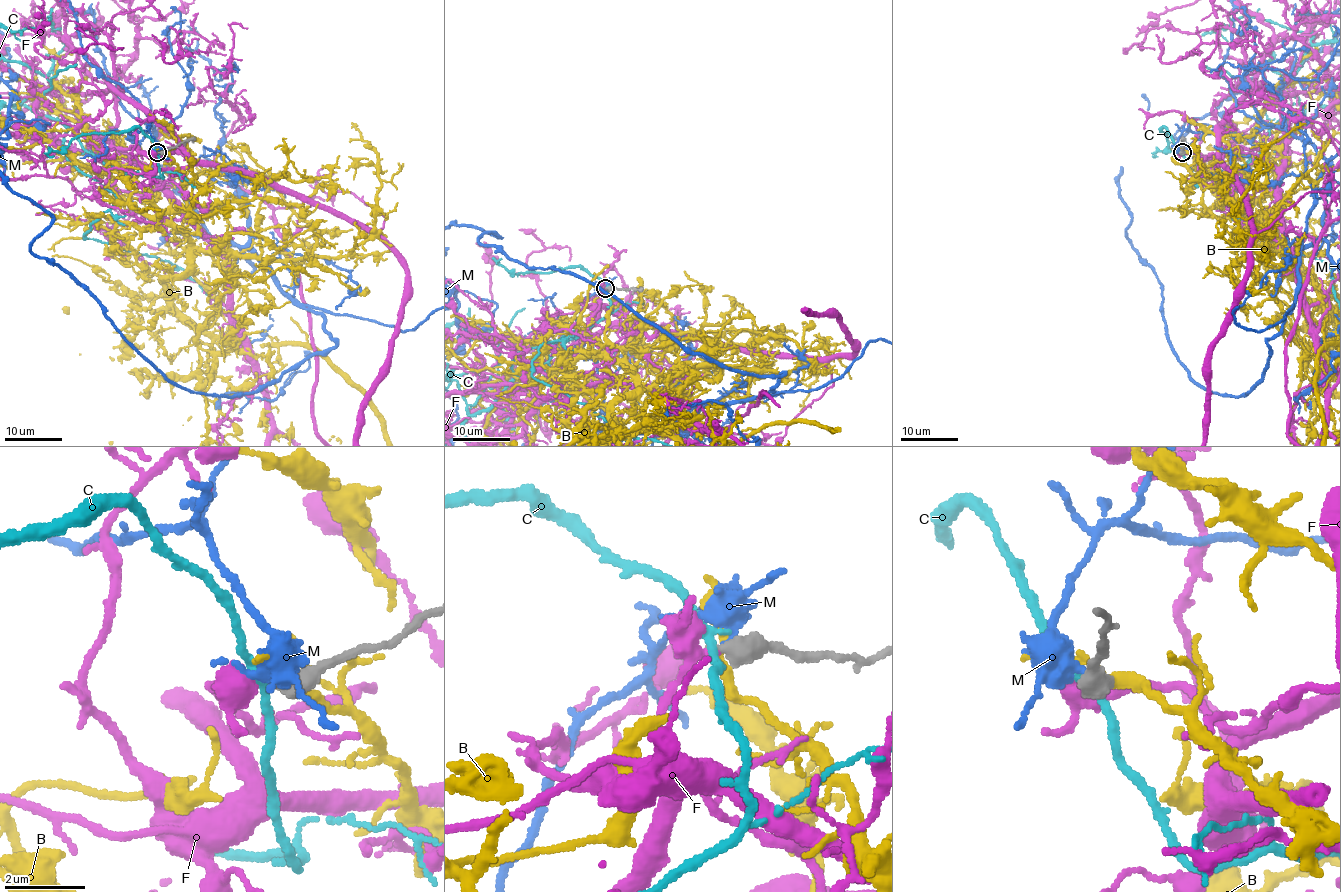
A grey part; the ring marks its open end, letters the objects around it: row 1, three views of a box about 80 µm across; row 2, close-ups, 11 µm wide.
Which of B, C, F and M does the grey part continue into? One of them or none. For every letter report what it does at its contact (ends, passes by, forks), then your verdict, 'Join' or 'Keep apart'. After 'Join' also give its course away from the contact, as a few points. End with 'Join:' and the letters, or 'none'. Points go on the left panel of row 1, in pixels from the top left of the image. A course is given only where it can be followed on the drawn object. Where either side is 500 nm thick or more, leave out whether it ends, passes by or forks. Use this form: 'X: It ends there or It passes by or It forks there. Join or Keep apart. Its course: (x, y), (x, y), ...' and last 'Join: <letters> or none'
B: Keep apart
C: It passes by. Keep apart
F: It passes by. Join
M: Keep apart
Join: F

